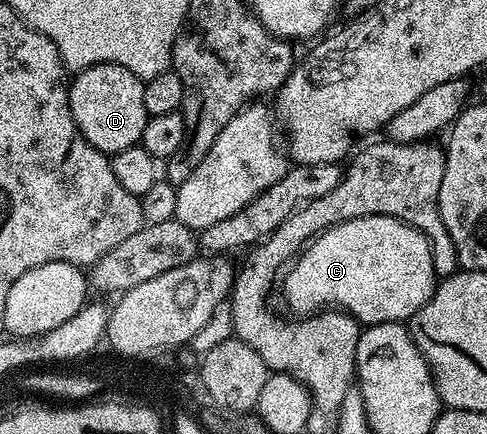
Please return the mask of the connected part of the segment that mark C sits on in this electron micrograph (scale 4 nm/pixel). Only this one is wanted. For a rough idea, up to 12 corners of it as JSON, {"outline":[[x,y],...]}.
{"outline":[[392,216],[326,228],[281,278],[293,311],[410,321],[431,244]]}

